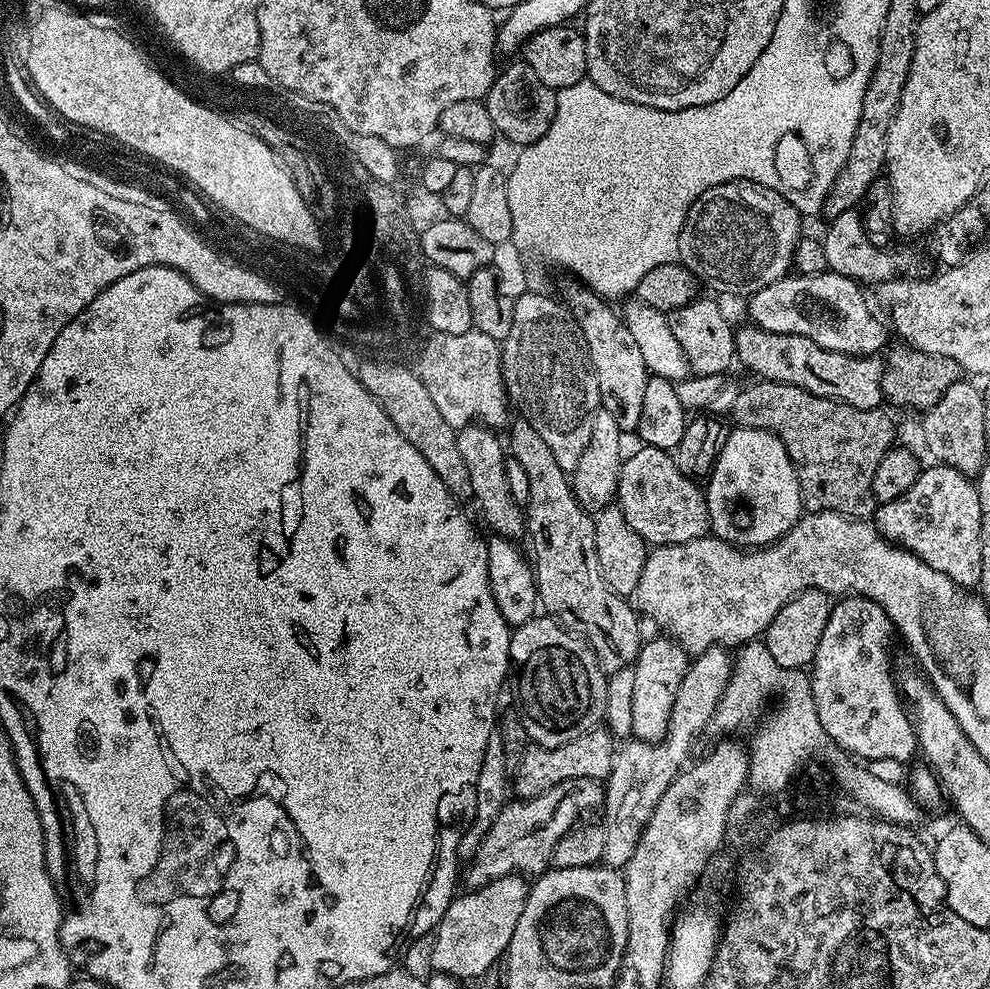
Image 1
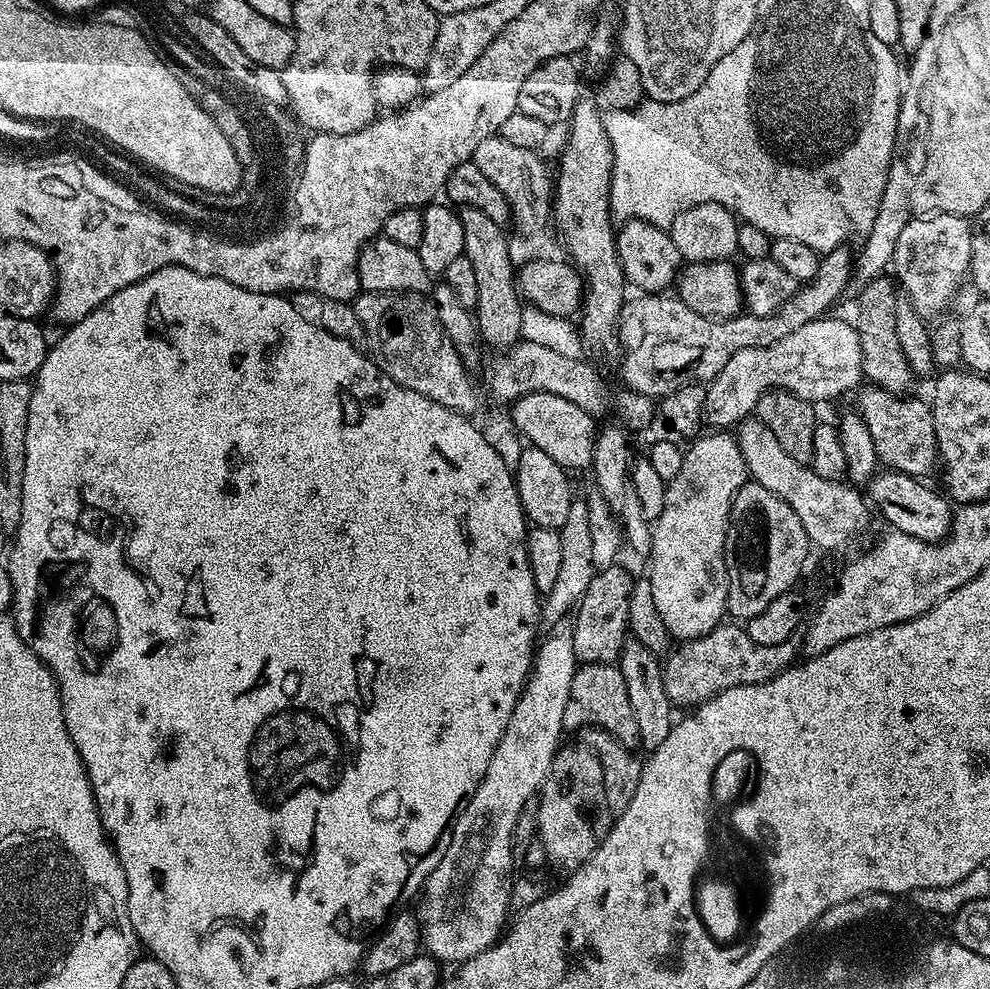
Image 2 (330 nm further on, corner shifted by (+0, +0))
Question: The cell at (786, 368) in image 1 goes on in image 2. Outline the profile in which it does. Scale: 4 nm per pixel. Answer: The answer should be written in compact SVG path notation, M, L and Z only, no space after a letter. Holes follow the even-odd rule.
M868 386L860 396L858 411L866 430L870 430L870 438L874 438L876 453L880 456L881 465L897 472L905 472L907 476L928 478L932 471L938 468L938 453L936 450L936 435L934 434L934 418L932 405L927 399L906 400L903 395L887 392L886 389Z

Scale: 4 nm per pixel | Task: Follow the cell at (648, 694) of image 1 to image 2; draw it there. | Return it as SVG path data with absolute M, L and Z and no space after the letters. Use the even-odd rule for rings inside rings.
M728 430L710 432L709 436L701 435L689 443L693 443L692 445L687 445L682 458L682 470L678 470L678 474L667 481L666 506L662 506L662 514L658 514L651 525L652 553L646 560L646 578L654 590L658 614L662 614L662 622L666 622L666 630L676 642L705 636L725 619L728 606L728 567L724 561L724 547L728 519L738 490L750 480L746 458L742 456L735 435Z

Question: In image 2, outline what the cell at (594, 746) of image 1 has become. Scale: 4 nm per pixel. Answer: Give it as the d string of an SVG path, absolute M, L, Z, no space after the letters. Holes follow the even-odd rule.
M581 663L574 674L574 682L570 682L570 698L566 698L566 710L562 710L562 722L565 729L599 730L609 732L615 740L629 746L635 745L640 739L638 722L634 722L634 710L630 710L630 694L626 694L626 678L622 678L619 667L610 664Z

